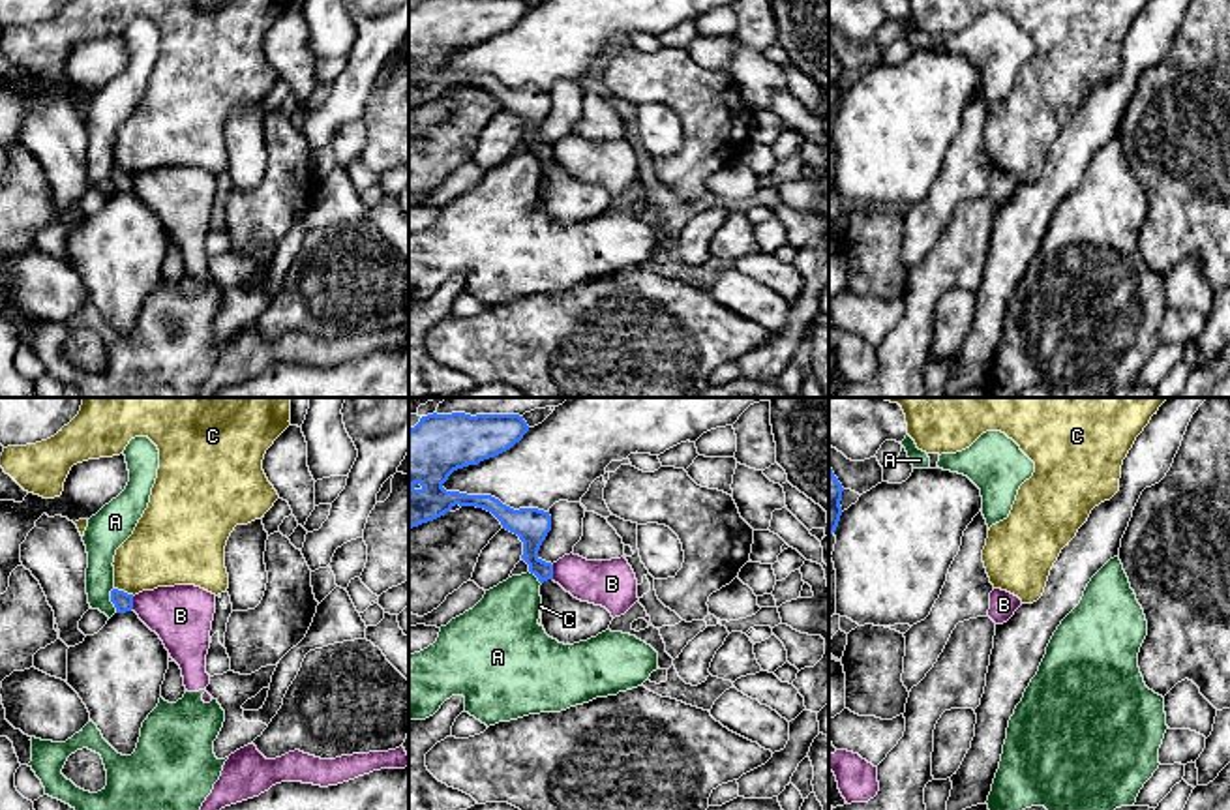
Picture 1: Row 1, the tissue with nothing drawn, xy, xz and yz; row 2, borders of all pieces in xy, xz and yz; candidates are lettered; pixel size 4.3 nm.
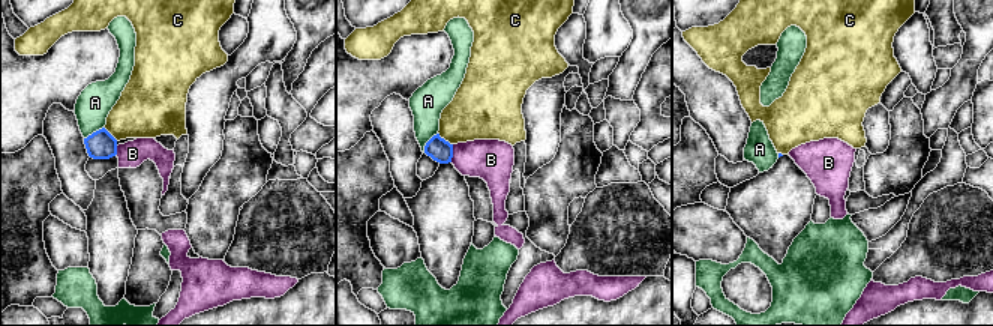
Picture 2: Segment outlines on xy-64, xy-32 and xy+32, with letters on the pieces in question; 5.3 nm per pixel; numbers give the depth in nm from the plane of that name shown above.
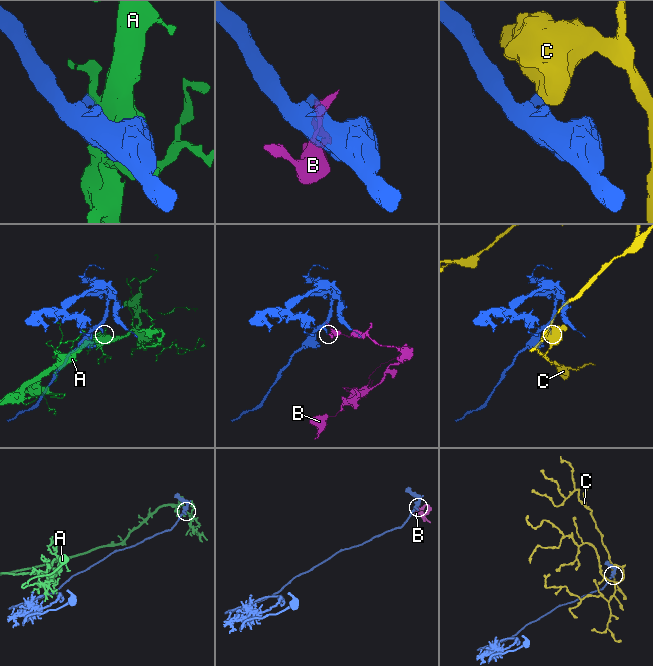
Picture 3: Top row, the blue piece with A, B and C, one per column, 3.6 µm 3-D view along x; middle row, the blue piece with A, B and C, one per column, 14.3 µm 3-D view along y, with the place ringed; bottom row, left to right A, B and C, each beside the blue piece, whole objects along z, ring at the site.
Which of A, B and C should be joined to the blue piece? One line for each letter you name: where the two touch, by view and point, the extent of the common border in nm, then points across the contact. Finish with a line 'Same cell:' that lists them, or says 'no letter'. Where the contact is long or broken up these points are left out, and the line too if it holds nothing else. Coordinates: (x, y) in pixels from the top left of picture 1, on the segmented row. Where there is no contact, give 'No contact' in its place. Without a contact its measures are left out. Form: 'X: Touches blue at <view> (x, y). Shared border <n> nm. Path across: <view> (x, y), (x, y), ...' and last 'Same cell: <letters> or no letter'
Same cell: no letter

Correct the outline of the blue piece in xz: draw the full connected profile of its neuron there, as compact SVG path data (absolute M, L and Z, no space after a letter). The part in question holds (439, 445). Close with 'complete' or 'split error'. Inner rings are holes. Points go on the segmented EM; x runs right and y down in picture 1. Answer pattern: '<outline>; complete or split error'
M428 414L409 429L409 529L433 521L456 504L491 512L502 529L523 542L521 559L540 583L553 579L553 564L538 557L551 531L549 512L514 510L491 495L446 491L442 484L463 467L510 450L529 431L519 414Z; complete

